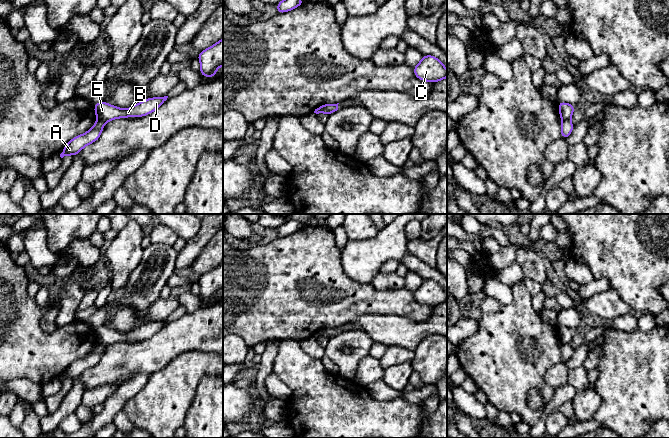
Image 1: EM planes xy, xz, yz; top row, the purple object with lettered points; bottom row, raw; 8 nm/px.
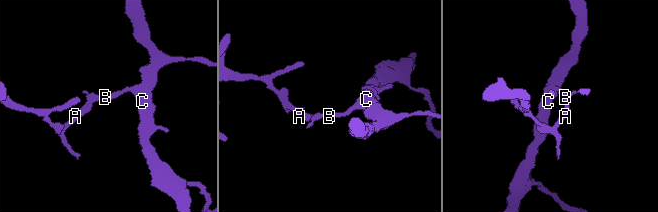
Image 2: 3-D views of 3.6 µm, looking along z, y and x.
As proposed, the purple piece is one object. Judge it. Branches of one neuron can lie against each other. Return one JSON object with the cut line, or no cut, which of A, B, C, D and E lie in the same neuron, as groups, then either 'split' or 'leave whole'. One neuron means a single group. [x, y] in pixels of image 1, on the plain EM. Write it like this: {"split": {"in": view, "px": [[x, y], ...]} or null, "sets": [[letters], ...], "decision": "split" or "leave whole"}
{"split": {"in": "yz", "px": [[562, 343], [569, 344]]}, "sets": [["A"], ["B", "C", "D", "E"]], "decision": "split"}

